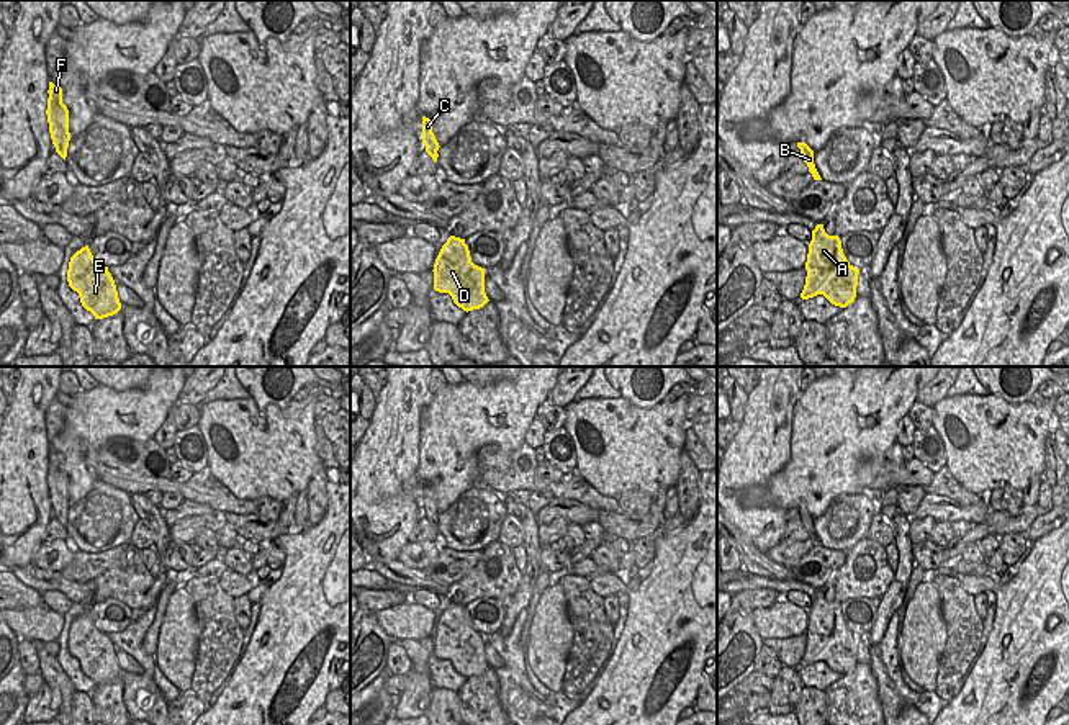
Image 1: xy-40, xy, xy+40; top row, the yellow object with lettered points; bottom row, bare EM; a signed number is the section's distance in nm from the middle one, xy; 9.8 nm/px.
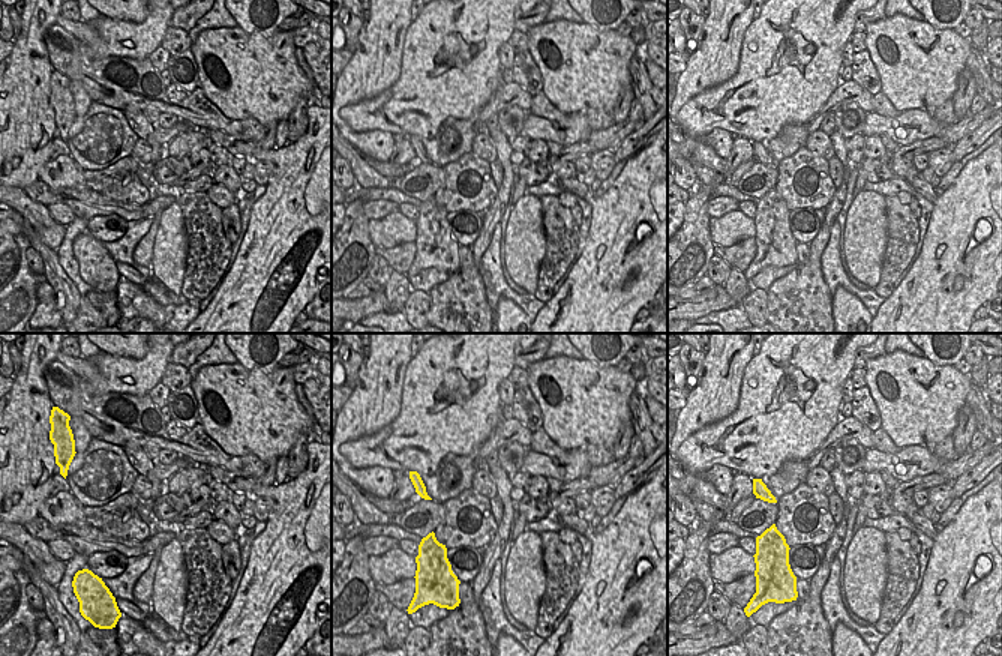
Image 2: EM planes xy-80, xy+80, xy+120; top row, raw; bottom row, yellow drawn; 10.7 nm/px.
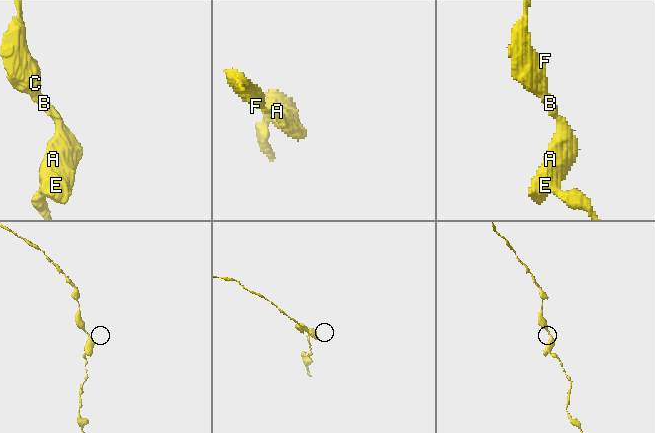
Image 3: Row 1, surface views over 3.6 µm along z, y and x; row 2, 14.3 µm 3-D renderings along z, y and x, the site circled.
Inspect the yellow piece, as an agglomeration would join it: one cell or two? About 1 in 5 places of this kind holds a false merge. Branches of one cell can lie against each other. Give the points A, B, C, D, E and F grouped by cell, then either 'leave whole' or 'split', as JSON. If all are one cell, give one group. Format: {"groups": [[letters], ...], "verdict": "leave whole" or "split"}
{"groups": [["A", "B", "C", "D", "E", "F"]], "verdict": "leave whole"}

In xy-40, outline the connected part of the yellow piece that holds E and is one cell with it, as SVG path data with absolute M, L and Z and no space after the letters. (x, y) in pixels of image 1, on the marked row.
M88 245L70 257L67 281L79 293L82 306L95 319L113 316L121 309L116 285L108 267L95 262Z

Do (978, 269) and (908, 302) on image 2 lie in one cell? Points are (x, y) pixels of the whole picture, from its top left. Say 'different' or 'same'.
same

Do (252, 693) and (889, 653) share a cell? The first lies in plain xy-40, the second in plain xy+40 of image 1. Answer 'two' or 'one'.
two

